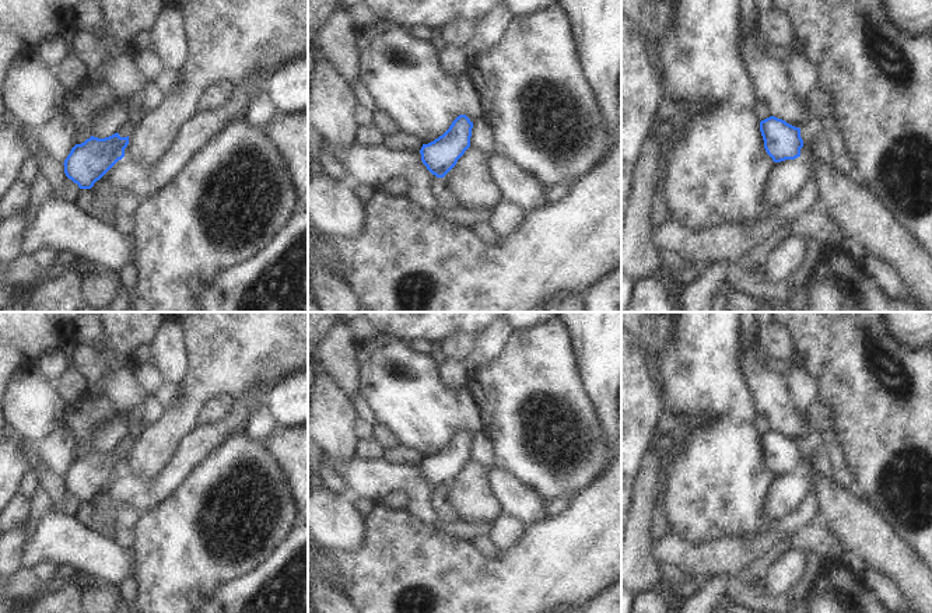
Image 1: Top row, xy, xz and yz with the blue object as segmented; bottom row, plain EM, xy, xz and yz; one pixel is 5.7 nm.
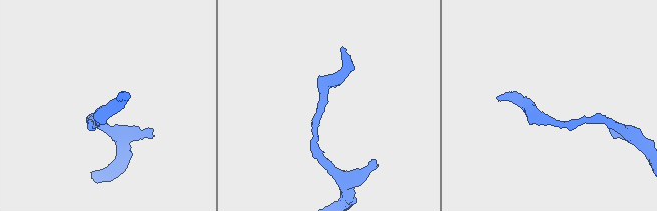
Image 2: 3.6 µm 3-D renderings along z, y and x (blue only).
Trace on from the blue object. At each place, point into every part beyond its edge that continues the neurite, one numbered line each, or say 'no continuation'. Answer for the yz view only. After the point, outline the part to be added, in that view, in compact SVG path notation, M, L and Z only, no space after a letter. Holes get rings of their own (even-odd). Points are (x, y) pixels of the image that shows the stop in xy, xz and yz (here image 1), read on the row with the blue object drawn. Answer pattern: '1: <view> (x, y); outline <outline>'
no continuation

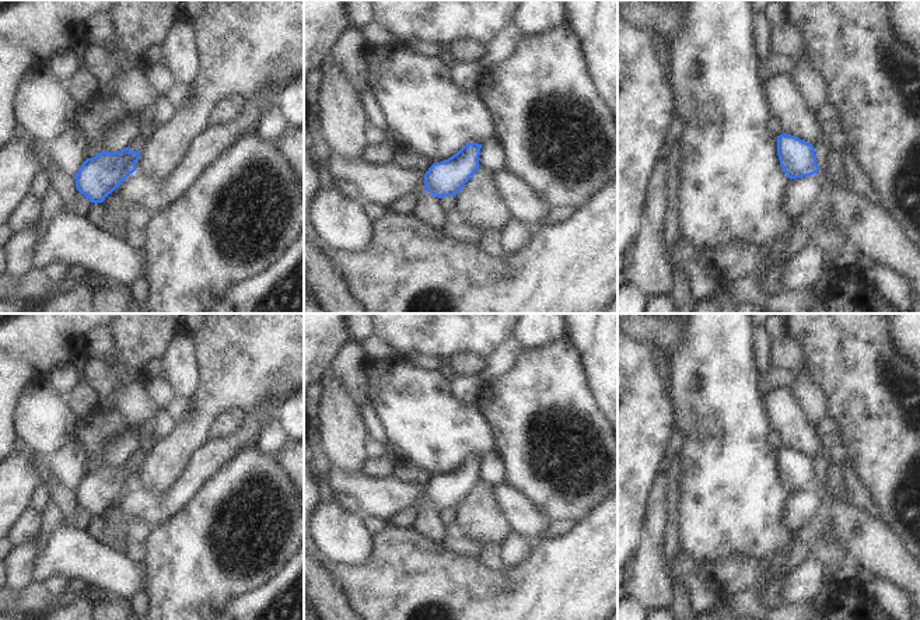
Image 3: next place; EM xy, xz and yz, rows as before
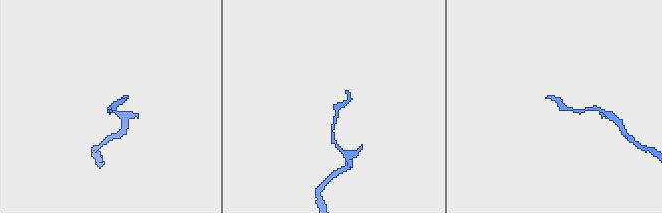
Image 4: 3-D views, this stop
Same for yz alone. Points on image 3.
no continuation

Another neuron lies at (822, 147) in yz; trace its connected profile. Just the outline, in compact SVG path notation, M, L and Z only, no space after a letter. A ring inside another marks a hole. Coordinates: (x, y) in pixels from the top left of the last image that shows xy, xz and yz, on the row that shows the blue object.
M823 134L821 141L816 146L814 146L818 167L823 167L826 161L826 157L829 153L829 140L830 140L830 136Z

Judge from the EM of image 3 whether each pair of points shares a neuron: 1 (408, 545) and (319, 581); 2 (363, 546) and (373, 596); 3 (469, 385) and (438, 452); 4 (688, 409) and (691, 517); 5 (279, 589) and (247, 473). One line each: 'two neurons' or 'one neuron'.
1: two neurons
2: two neurons
3: two neurons
4: one neuron
5: two neurons

